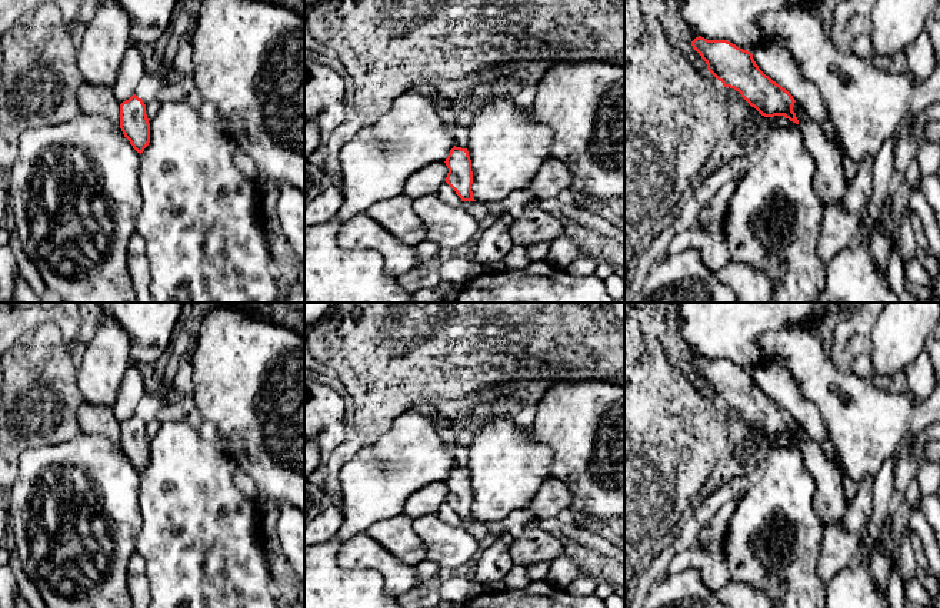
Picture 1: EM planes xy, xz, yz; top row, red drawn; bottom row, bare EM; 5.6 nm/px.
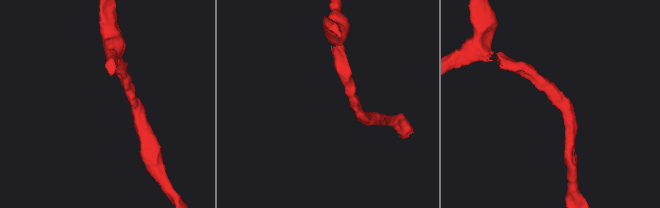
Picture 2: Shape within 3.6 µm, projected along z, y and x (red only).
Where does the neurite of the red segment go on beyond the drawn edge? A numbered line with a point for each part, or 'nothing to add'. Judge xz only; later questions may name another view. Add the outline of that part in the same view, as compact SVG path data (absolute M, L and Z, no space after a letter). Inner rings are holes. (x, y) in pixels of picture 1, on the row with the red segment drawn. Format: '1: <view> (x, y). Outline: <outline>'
1: xz (424, 181). Outline: M444 161L417 170L404 183L403 196L414 200L423 196L437 194L440 186L446 183L447 173L449 168Z

